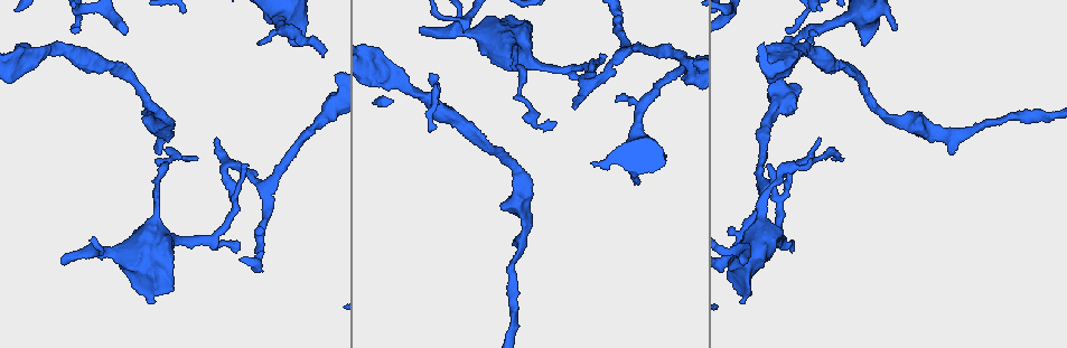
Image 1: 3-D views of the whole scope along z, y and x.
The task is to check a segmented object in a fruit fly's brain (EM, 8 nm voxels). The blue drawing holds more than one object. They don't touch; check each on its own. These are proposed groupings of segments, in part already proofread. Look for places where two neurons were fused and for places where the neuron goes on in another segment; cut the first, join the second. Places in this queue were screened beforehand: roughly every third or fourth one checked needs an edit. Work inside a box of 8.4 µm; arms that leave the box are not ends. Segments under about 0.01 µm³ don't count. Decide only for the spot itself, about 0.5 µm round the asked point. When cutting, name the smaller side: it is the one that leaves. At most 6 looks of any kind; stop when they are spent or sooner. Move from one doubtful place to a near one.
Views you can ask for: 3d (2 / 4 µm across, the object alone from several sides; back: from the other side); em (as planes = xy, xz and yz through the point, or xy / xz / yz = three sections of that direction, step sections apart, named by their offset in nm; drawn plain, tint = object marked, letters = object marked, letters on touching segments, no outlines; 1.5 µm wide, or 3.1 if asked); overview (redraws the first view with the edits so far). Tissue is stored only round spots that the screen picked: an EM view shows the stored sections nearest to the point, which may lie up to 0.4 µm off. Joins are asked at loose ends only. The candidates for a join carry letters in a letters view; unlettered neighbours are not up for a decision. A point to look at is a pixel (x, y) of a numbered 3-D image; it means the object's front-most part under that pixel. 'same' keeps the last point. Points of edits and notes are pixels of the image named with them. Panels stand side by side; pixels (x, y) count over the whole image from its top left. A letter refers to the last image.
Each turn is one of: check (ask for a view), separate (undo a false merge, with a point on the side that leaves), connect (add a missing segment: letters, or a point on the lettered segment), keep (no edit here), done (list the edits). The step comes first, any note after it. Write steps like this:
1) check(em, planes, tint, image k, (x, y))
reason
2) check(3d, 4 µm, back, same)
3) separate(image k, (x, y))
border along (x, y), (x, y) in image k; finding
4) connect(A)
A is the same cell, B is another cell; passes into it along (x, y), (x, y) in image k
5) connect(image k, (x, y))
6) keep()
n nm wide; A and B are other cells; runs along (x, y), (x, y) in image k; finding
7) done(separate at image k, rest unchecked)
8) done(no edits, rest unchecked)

check(em, xy, step 4, letters, image 1, (517, 239))
free end

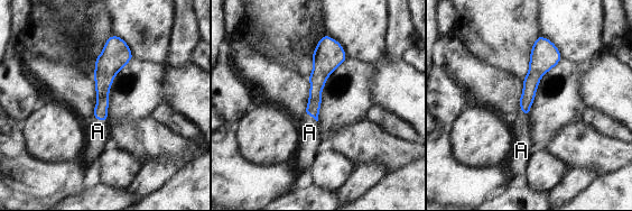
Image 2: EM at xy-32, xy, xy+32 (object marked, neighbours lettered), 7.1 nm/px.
check(em, planes, letters, same)

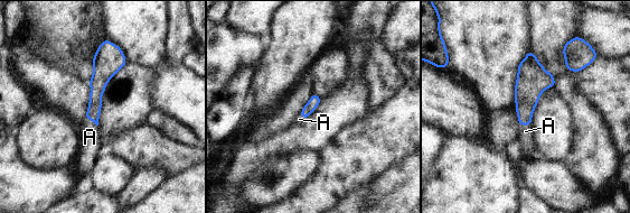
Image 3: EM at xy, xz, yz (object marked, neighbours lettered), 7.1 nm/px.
connect(A)
190 nm wide; A is the same cell; passes into it along (97, 86), (92, 120), (90, 137) in image 3; it goes on there

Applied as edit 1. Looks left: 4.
check(overview)

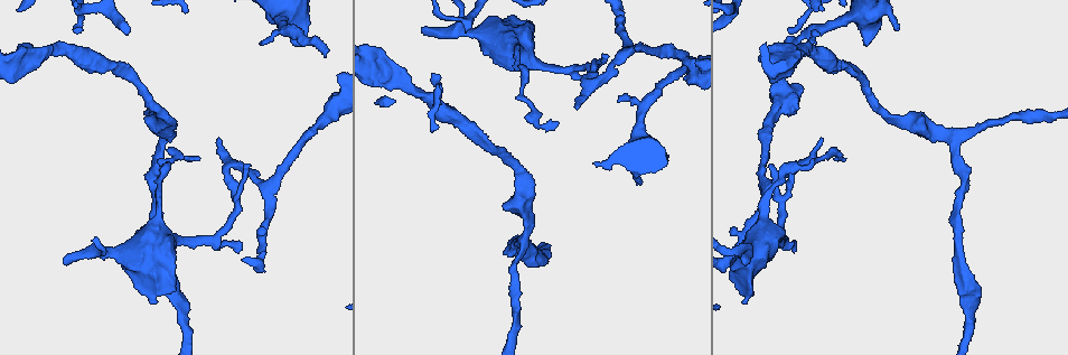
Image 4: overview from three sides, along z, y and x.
check(em, yz, step 8, letters, image 4, (199, 160))
thin end

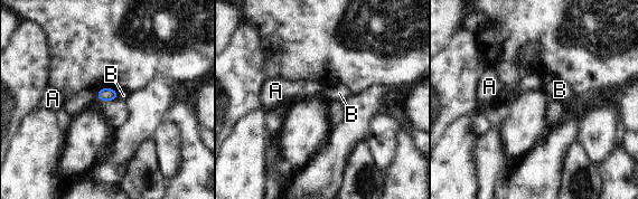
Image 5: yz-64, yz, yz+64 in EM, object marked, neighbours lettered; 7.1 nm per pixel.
keep()
A and B are other cells; border along (119, 93), (116, 98) in image 5; no lettered segment goes on from it

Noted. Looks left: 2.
check(em, yz, step 4, letters, image 4, (782, 198))
abrupt turn

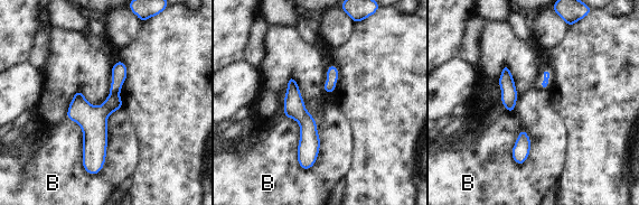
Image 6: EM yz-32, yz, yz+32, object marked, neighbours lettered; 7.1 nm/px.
separate(image 6, (119, 71))
70 nm wide; B is another cell; border along (110, 93), (118, 94) in image 6; a second neuron is stuck on

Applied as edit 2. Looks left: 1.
done(connect at image 3, separate at image 6, rest unchecked)

